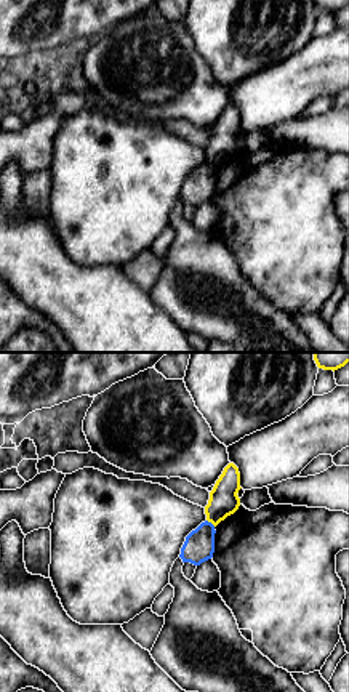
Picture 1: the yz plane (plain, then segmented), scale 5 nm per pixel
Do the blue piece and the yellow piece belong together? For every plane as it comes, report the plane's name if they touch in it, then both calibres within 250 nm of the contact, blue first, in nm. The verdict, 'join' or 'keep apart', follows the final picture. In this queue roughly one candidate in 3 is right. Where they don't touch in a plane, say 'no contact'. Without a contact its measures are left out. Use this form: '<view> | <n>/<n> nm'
yz | 160/150 nm

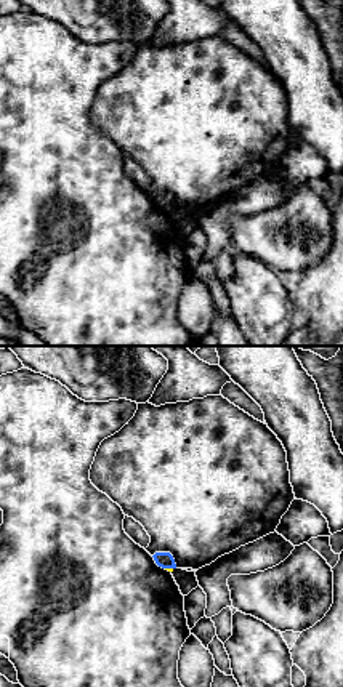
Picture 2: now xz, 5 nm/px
xz | 80/20 nm

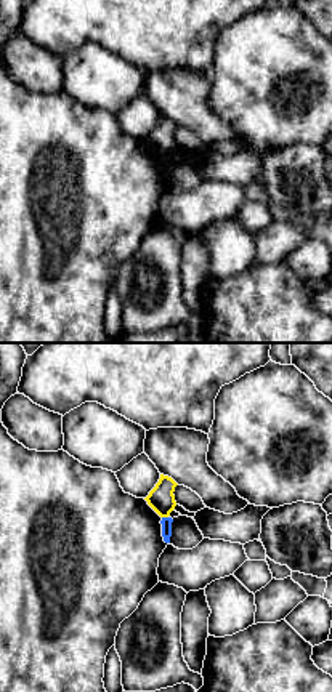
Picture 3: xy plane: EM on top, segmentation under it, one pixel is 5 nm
xy | 50/140 nm

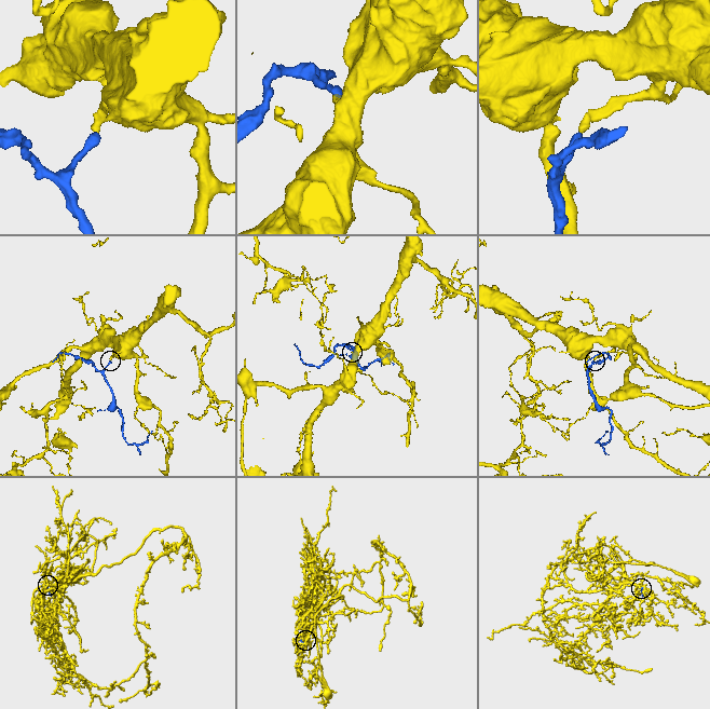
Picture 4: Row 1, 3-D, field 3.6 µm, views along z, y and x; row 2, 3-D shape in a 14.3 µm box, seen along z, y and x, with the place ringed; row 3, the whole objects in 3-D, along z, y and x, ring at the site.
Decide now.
keep apart

